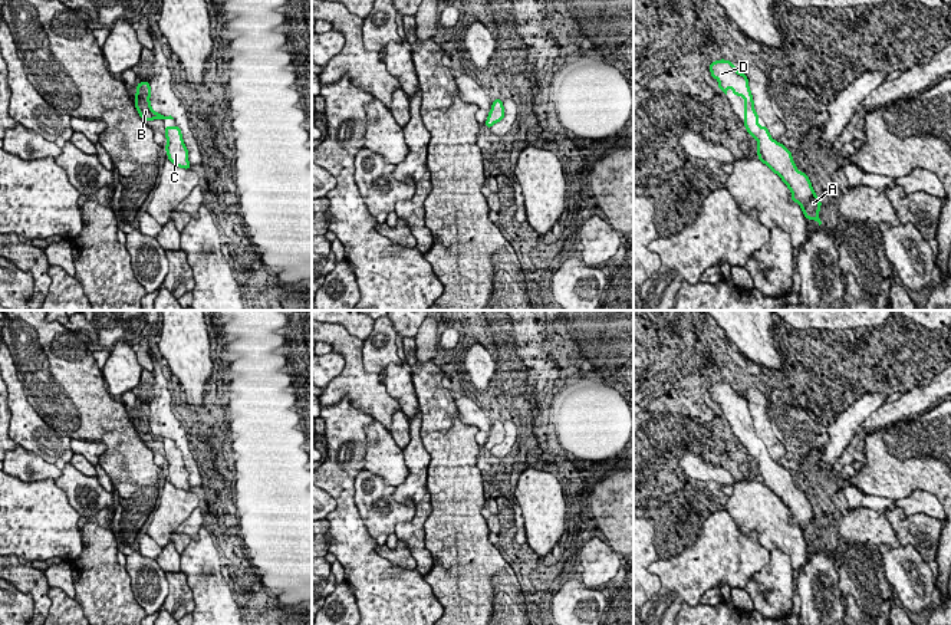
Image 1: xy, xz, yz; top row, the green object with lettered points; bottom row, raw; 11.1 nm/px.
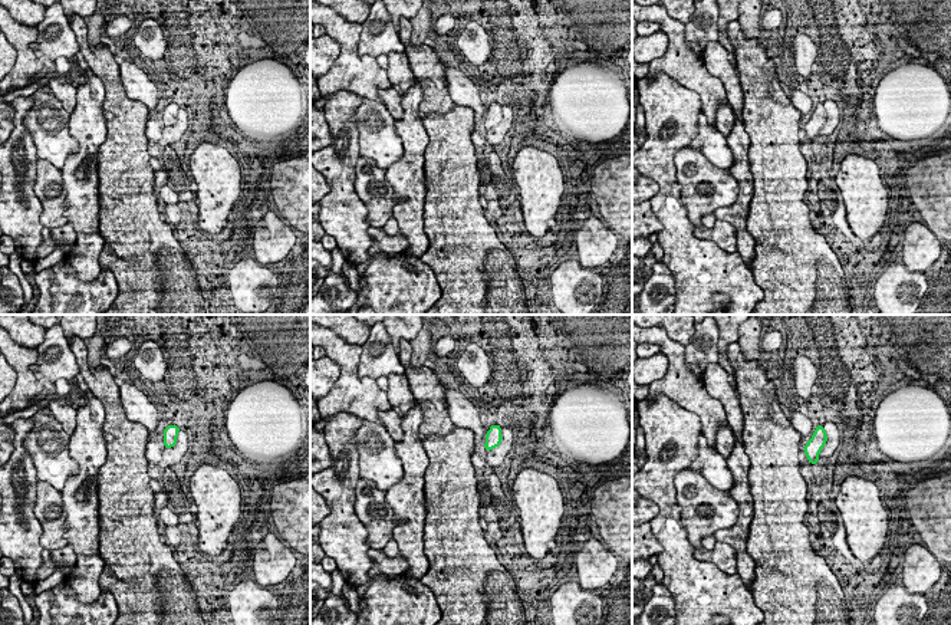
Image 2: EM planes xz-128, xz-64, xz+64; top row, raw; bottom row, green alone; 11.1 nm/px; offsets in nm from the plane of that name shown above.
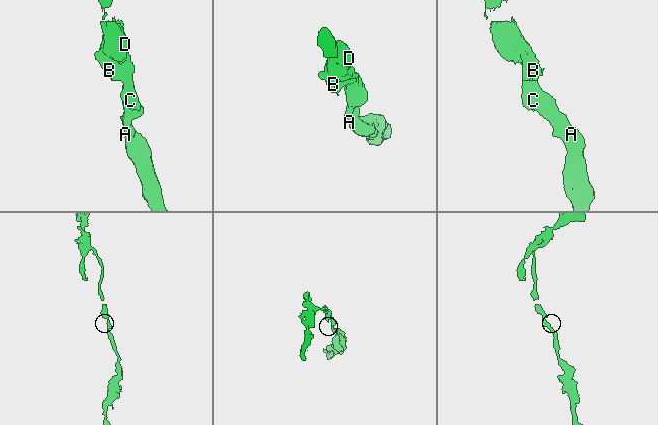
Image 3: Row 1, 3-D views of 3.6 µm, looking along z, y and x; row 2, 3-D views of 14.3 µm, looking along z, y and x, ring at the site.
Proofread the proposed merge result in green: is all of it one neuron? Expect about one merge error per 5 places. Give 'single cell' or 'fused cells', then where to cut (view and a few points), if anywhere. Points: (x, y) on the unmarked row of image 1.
single cell | no cut

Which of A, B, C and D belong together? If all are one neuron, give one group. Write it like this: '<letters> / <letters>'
A B C D

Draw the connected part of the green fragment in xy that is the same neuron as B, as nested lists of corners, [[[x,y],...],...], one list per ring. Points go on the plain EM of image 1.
[[[141,404],[136,407],[136,417],[135,417],[135,430],[139,434],[139,438],[144,443],[152,443],[152,441],[174,441],[171,437],[170,438],[164,438],[161,435],[157,435],[152,430],[151,430],[151,424],[149,424],[149,418],[151,418],[151,408],[149,404]]]

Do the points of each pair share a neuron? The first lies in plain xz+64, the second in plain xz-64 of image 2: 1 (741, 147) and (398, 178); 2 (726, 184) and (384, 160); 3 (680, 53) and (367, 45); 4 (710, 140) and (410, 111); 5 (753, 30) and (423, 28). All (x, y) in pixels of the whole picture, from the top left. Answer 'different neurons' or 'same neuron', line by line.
1: same neuron
2: different neurons
3: different neurons
4: different neurons
5: same neuron

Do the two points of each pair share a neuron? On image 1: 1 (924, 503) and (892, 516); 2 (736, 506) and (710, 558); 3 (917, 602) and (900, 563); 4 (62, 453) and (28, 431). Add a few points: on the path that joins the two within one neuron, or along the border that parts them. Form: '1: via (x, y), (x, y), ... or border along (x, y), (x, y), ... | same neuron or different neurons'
1: border along (887, 506), (935, 519) | different neurons
2: border along (724, 509), (743, 533), (754, 533), (757, 536) | different neurons
3: via (915, 592), (914, 582), (907, 573) | same neuron
4: via (53, 448), (36, 436) | same neuron

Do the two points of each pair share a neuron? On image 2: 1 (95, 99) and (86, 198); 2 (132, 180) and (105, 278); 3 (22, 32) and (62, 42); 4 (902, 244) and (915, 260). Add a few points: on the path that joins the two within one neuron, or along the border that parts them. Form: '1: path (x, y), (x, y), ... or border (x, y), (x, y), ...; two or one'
1: path (88, 124), (86, 147), (71, 165), (71, 174); one
2: border (101, 266), (114, 276), (118, 290), (115, 299); two
3: border (36, 26), (30, 49), (53, 62); two
4: path (907, 249), (914, 256); one

